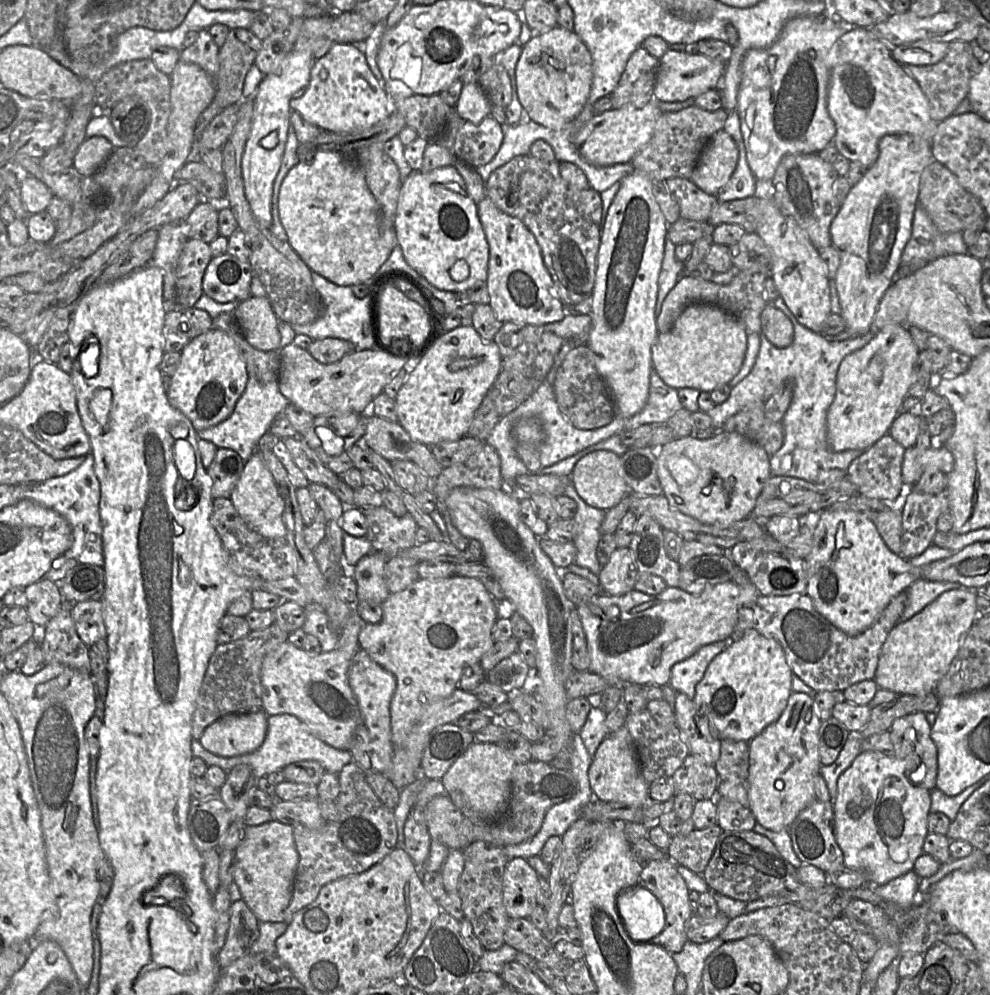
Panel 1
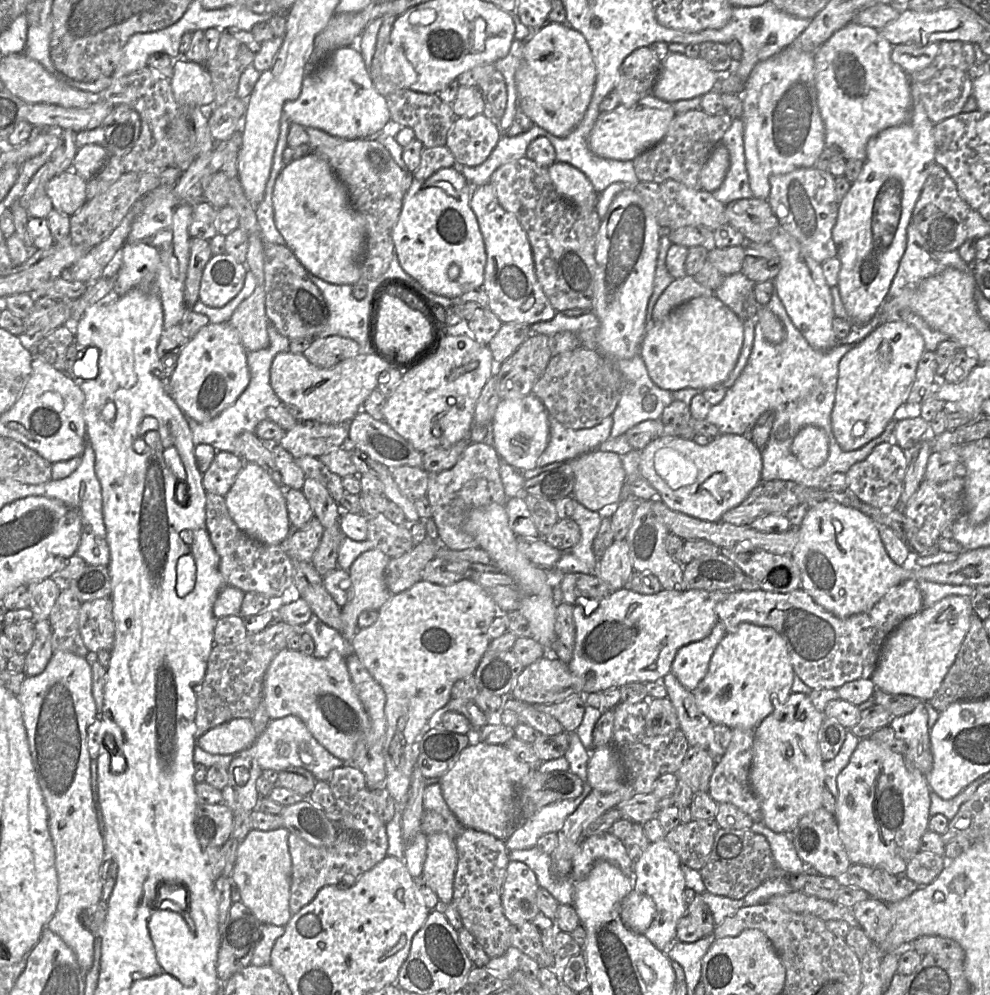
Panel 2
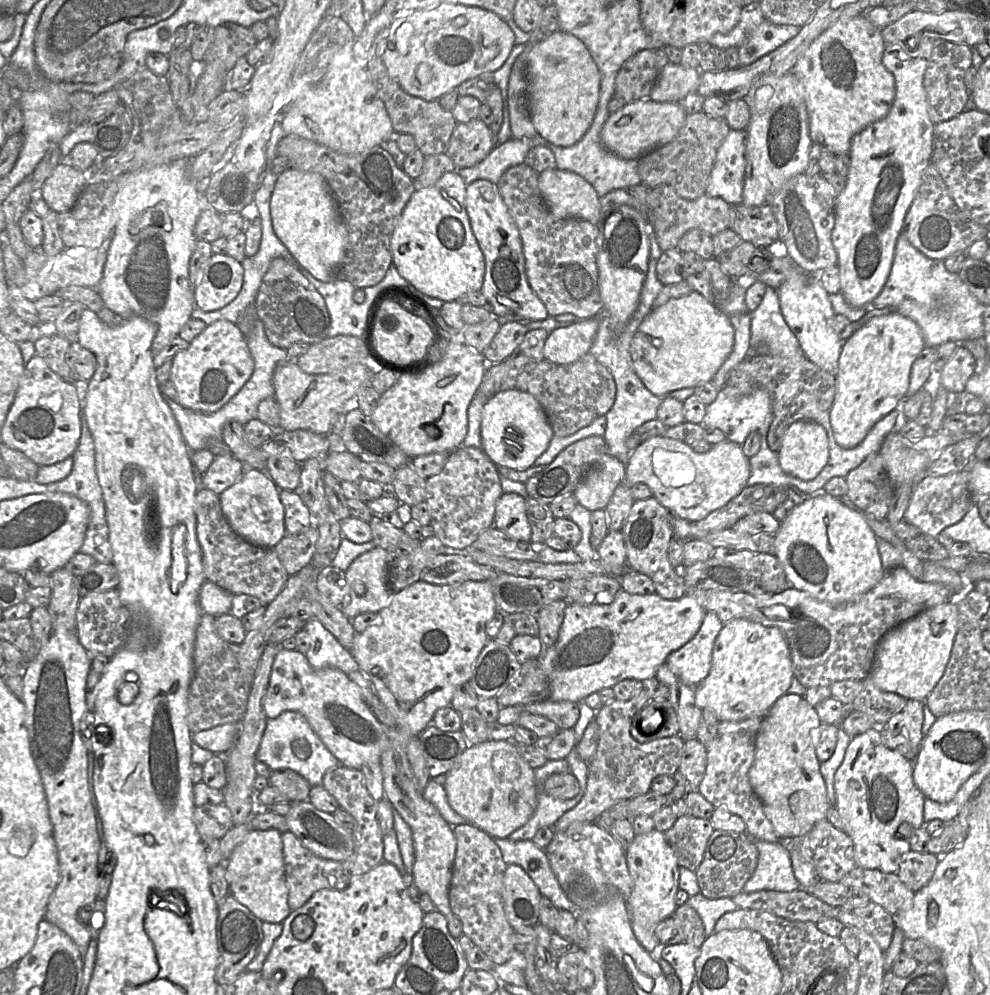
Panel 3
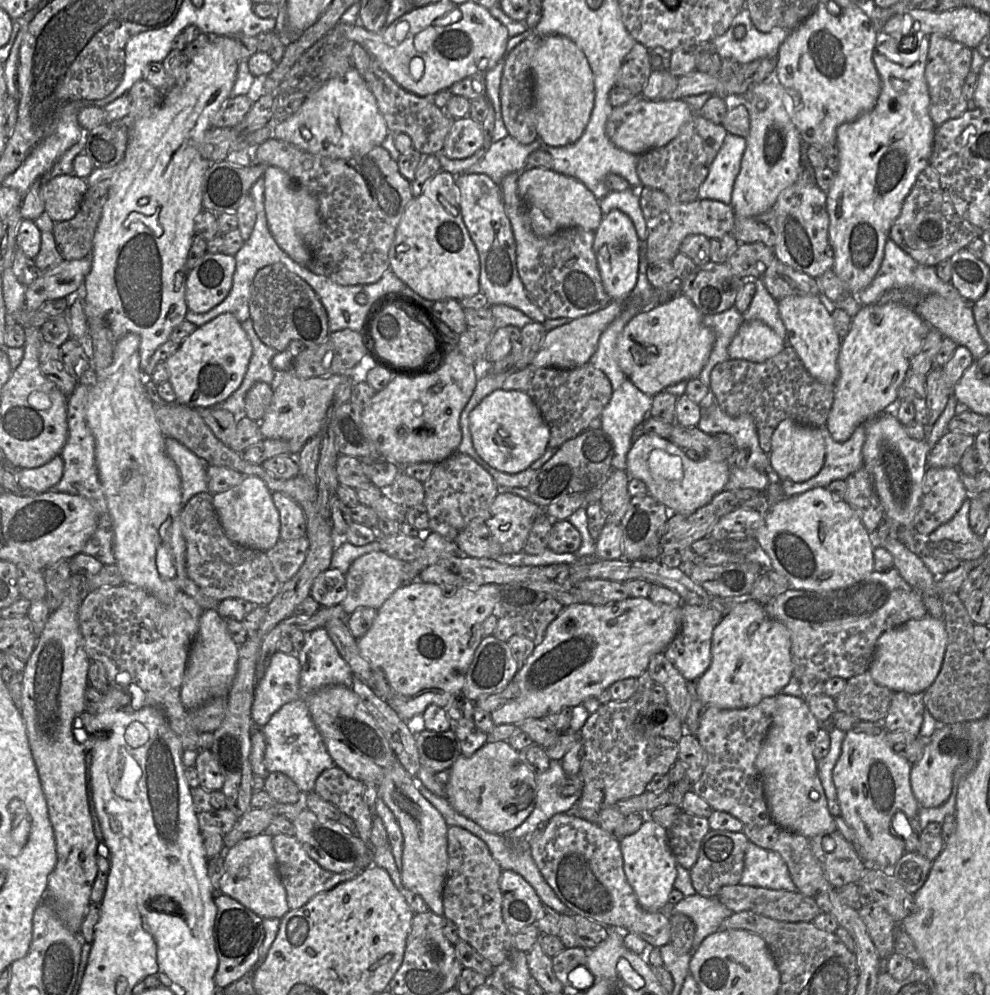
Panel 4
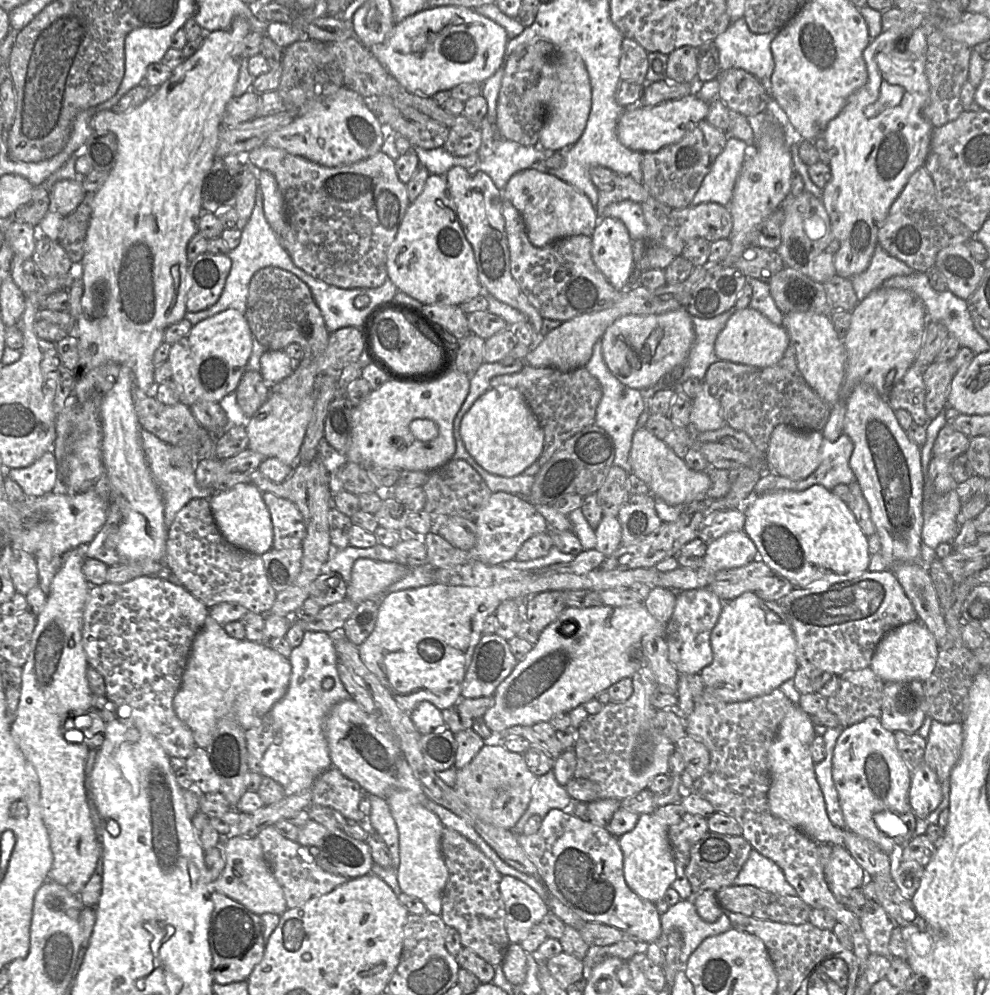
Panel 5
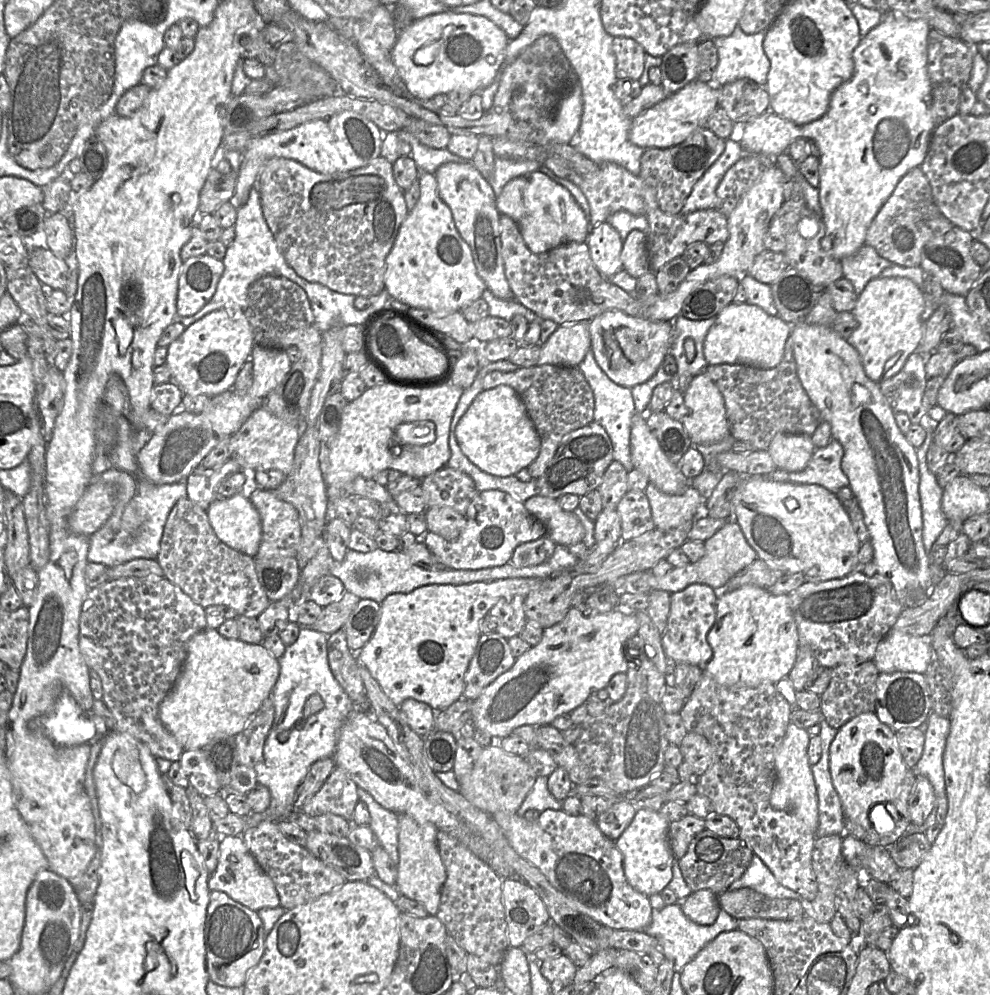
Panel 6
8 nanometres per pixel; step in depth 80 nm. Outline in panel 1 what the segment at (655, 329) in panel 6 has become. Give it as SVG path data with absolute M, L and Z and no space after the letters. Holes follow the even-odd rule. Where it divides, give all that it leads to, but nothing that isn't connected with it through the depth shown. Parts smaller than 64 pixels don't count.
M692 303L683 310L670 331L658 334L651 349L653 370L672 388L687 387L710 393L721 385L729 384L737 375L745 359L747 339L746 326L737 316L715 304Z

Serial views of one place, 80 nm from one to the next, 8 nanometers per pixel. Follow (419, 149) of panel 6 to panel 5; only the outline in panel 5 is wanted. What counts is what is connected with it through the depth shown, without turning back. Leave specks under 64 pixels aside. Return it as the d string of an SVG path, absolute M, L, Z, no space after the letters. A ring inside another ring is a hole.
M419 146L412 148L418 158L420 165L425 166L430 174L445 175L454 166L461 166L466 169L474 169L479 161L477 152L464 157L451 155L444 147L424 149Z

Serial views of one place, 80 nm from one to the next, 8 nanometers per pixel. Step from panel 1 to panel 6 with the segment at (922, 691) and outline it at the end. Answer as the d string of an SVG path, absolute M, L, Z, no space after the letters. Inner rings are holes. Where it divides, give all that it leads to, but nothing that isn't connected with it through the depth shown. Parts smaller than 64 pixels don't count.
M892 628L879 642L872 662L879 673L900 671L924 675L933 657L929 636L915 636Z

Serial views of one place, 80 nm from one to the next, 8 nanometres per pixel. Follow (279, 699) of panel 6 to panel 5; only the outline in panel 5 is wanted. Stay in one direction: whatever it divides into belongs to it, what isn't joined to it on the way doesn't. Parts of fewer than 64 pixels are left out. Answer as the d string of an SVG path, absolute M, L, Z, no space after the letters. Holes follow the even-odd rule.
M343 629L333 632L305 631L301 644L292 649L289 656L291 678L284 697L272 708L272 742L261 761L261 775L280 783L286 796L297 794L302 790L312 788L315 780L332 767L328 743L324 734L324 720L333 706L344 700L349 700L337 670L338 655L334 645L334 636Z

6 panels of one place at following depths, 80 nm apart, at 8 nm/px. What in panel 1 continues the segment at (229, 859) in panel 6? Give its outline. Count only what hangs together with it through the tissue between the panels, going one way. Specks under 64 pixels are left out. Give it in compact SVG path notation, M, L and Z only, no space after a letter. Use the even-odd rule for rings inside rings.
M275 820L258 826L248 826L245 838L235 853L234 883L239 887L241 899L259 921L284 922L299 863L293 826Z

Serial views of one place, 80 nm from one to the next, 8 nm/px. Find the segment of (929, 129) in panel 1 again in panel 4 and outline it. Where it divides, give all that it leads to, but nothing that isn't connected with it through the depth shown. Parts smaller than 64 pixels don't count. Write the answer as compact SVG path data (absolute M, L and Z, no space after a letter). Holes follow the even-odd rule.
M858 2L839 14L829 11L828 3L819 3L796 29L780 45L776 62L776 78L789 90L784 91L783 104L796 126L803 144L814 145L818 149L835 146L837 129L871 111L879 98L882 88L881 78L873 61L873 54L880 39L865 4Z

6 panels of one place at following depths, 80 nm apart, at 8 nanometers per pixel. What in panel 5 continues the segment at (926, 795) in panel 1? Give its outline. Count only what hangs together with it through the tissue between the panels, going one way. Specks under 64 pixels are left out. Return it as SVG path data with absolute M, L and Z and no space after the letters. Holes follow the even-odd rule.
M873 716L844 728L833 751L832 778L845 828L872 841L890 855L897 844L892 836L883 831L888 832L887 829L893 825L890 825L891 819L886 823L881 813L892 811L899 815L912 811L909 804L911 771L896 746L894 732L885 729L879 718Z

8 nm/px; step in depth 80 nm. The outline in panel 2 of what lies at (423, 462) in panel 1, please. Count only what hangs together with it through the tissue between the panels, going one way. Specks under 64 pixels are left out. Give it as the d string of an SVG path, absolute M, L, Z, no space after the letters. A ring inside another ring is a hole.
M361 410L348 423L348 444L366 453L371 459L380 462L389 469L399 466L422 468L423 452L416 450L411 443L400 436L384 420L376 420Z

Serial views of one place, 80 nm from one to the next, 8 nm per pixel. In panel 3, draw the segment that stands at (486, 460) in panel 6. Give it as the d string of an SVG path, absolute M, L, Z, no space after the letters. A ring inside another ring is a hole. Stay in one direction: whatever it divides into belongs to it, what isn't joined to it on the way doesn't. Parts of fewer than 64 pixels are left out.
M518 389L502 390L488 399L482 410L482 450L496 464L525 471L548 448L554 436L548 416L539 401Z

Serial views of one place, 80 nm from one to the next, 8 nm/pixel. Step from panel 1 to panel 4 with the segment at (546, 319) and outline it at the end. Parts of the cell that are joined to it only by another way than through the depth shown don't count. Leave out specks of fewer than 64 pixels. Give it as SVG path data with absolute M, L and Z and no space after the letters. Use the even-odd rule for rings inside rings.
M460 173L455 175L455 183L459 189L459 203L463 221L474 242L480 260L480 290L488 299L489 305L504 304L520 310L533 321L543 323L547 318L530 297L518 274L516 265L516 243L511 223L504 209L499 185L486 174Z

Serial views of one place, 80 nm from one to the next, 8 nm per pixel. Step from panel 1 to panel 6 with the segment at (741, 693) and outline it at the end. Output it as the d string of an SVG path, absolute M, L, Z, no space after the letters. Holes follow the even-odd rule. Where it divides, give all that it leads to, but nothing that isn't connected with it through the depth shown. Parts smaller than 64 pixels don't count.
M755 585L719 592L716 620L707 640L713 656L703 666L703 671L721 685L756 687L786 678L794 666L799 647L789 595L774 595Z

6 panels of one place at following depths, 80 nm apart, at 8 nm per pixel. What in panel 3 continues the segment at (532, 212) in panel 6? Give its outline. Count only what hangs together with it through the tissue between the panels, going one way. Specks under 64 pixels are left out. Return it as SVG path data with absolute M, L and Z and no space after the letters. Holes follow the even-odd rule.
M556 167L539 172L538 186L549 211L557 218L579 218L592 224L601 220L599 196L594 187L582 176Z

